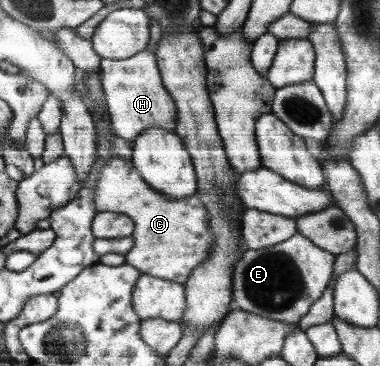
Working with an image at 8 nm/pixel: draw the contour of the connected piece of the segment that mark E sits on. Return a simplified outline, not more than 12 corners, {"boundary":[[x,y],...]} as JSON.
{"boundary":[[302,234],[248,249],[234,304],[297,324],[322,298],[334,253]]}

